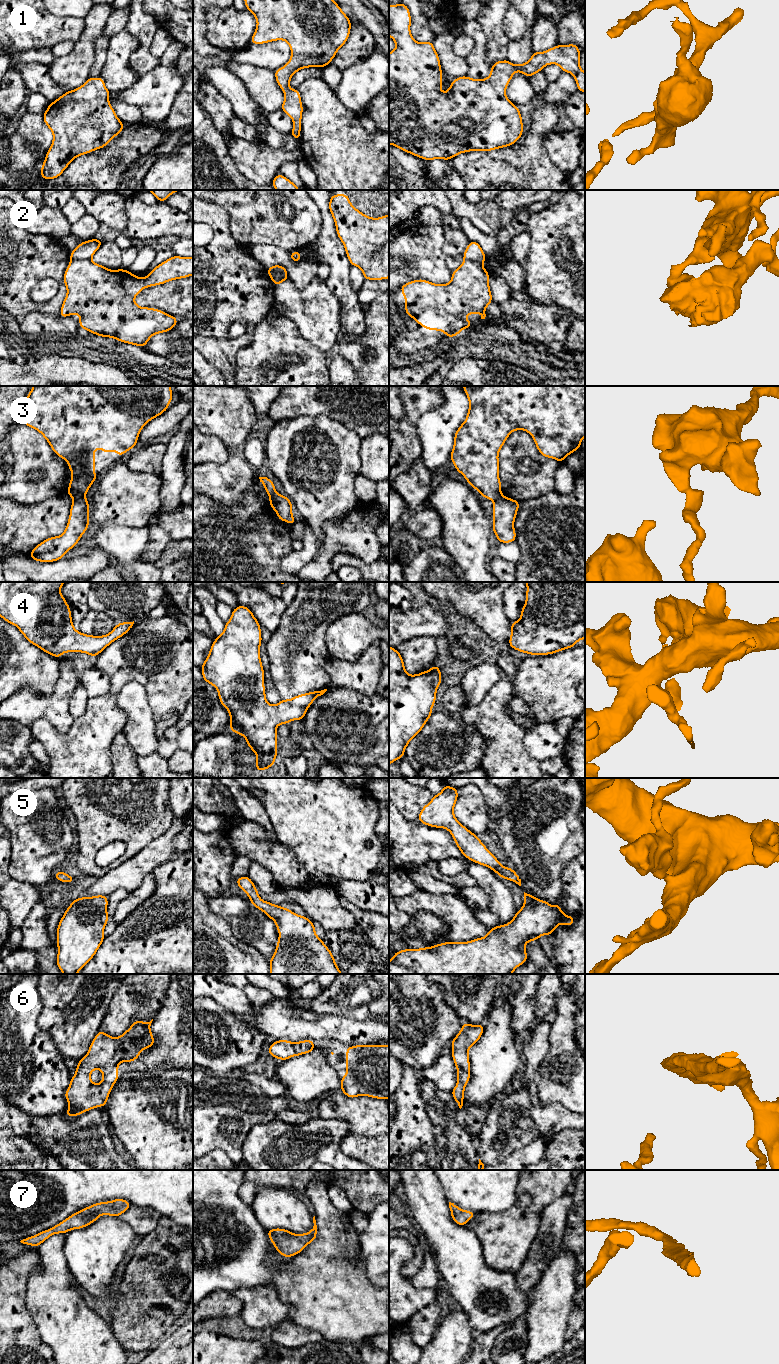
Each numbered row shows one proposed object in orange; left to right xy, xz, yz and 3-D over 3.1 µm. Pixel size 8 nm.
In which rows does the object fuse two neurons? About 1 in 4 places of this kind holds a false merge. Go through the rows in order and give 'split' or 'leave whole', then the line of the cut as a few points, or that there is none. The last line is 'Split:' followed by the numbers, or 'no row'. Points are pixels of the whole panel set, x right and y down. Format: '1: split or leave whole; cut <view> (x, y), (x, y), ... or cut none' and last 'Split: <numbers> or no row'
1: leave whole; cut none
2: split; cut xy (71, 258), (89, 260)
3: split; cut xy (84, 496), (74, 500)
4: leave whole; cut none
5: leave whole; cut none
6: leave whole; cut none
7: leave whole; cut none
Split: 2, 3

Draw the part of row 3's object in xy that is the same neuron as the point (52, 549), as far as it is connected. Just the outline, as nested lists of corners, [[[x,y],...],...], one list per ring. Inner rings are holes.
[[[85,497],[74,500],[65,531],[35,546],[30,557],[38,562],[55,562],[64,558],[65,553],[77,545],[89,524],[89,501]]]

